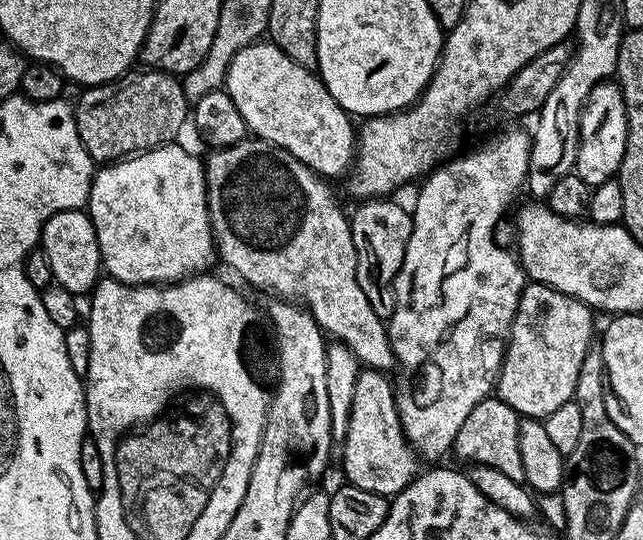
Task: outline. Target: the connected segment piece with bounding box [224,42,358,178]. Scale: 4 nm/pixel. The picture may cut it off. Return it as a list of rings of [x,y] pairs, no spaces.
[[[257,42],[238,50],[228,67],[224,88],[253,137],[294,154],[317,176],[343,177],[351,169],[358,135],[354,124],[352,128],[353,117],[334,102],[313,69],[298,66],[277,44]]]

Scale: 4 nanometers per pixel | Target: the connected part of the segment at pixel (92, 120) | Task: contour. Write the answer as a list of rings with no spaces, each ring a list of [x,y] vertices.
[[[155,70],[136,71],[129,71],[119,80],[112,80],[109,84],[93,84],[85,87],[81,91],[84,93],[74,100],[78,138],[97,165],[110,164],[173,143],[179,137],[176,135],[184,128],[184,119],[187,116],[189,119],[190,102],[184,93],[183,83],[173,73]]]

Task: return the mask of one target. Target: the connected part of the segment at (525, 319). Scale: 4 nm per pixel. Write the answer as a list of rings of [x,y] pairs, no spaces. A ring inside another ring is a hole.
[[[535,282],[525,283],[520,291],[518,310],[512,319],[512,328],[506,337],[504,360],[500,363],[500,375],[494,385],[495,395],[499,396],[506,406],[516,411],[516,415],[530,420],[543,422],[558,406],[566,406],[566,402],[576,395],[578,386],[578,370],[582,368],[582,358],[586,358],[588,349],[593,347],[592,340],[593,309],[575,300],[573,296],[562,294],[548,284]]]

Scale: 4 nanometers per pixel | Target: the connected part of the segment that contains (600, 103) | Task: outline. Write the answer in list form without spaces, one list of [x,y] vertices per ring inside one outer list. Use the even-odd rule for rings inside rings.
[[[615,82],[596,84],[584,103],[580,115],[580,145],[576,155],[576,176],[588,184],[590,189],[613,179],[620,171],[620,163],[626,154],[626,102]]]

